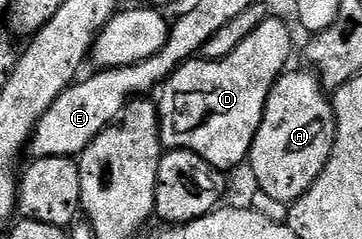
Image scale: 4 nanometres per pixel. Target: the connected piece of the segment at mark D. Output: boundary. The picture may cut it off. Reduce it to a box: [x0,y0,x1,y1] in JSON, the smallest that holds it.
[159,18,292,174]

